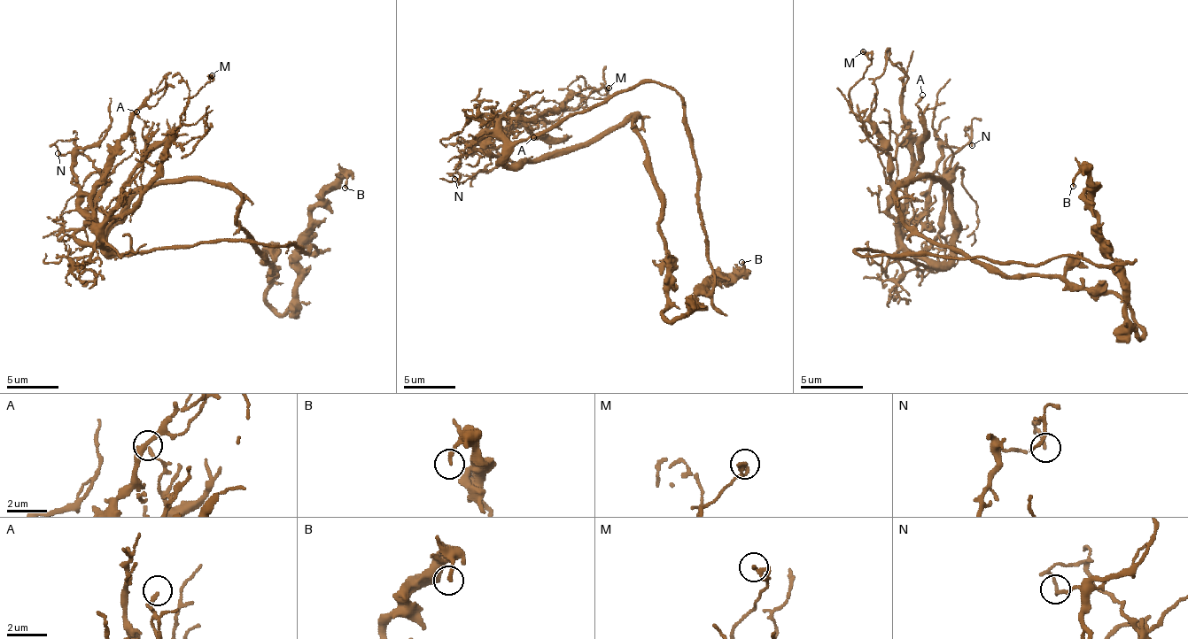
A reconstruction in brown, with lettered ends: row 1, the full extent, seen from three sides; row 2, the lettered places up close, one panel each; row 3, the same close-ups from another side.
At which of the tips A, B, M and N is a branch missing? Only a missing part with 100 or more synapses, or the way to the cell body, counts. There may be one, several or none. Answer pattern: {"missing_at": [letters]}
{"missing_at": []}

